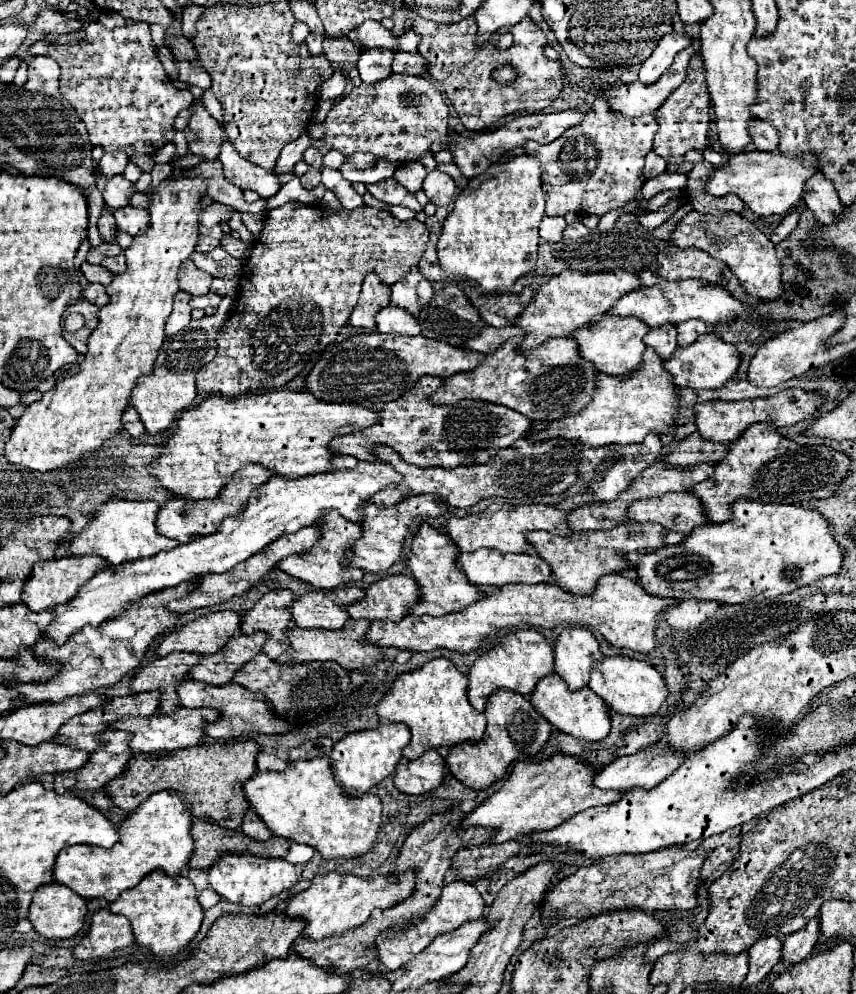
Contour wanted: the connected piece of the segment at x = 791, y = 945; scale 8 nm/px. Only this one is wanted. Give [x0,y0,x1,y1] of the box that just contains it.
[782,918,820,962]

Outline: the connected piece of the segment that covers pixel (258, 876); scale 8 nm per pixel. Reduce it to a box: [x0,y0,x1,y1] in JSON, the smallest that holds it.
[210,854,298,906]

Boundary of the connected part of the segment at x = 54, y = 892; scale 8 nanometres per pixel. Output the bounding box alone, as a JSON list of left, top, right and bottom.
[28,882,86,940]

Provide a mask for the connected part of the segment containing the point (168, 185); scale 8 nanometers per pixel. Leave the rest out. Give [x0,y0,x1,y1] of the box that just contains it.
[6,174,206,472]

